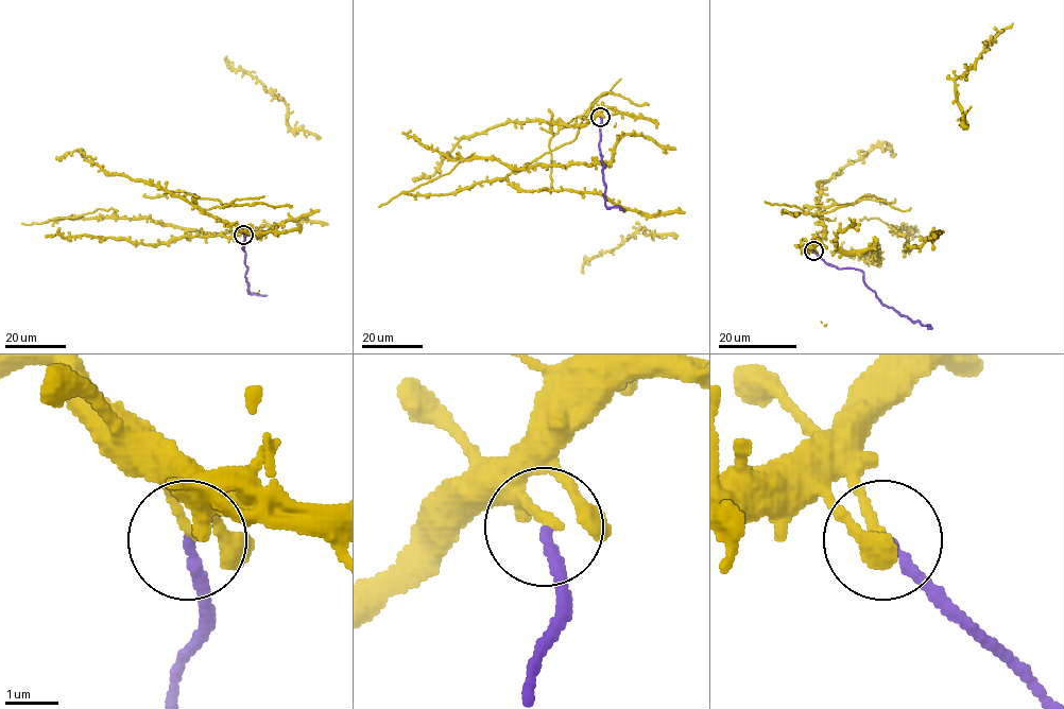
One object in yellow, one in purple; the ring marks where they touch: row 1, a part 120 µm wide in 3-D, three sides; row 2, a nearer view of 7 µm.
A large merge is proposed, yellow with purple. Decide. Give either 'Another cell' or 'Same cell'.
Another cell

